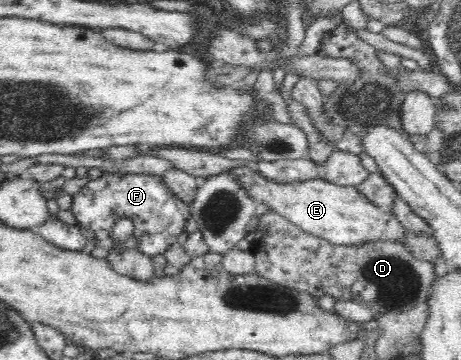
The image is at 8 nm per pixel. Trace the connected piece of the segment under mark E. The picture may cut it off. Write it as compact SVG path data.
M245 165L231 168L229 171L237 175L239 183L257 205L267 205L269 210L281 214L303 231L331 244L349 246L349 244L367 244L373 240L405 242L405 232L408 230L399 223L393 210L384 212L379 206L370 202L357 187L338 186L325 178L277 184Z

